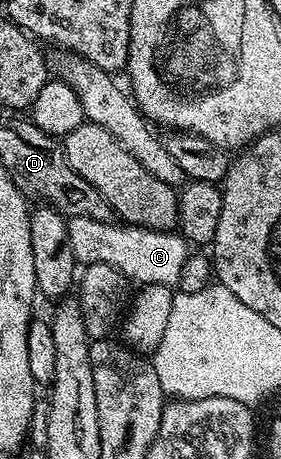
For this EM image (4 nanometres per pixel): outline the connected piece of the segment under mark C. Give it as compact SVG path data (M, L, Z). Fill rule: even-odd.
M83 215L68 219L68 236L77 264L110 265L136 285L172 287L183 277L188 263L190 244L175 230L151 231L143 225L123 225L118 221L102 223Z

